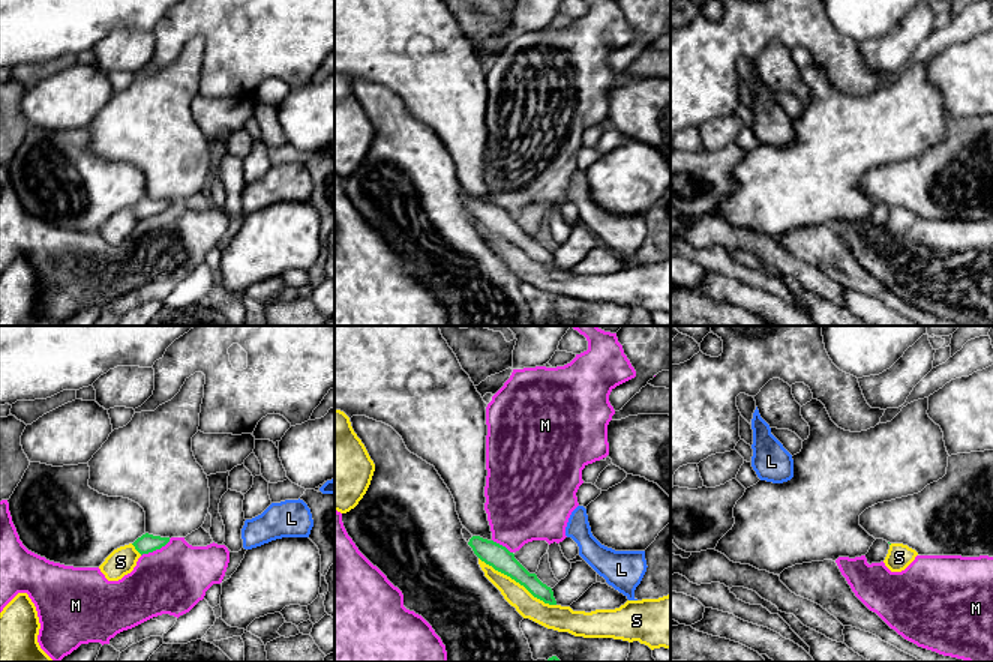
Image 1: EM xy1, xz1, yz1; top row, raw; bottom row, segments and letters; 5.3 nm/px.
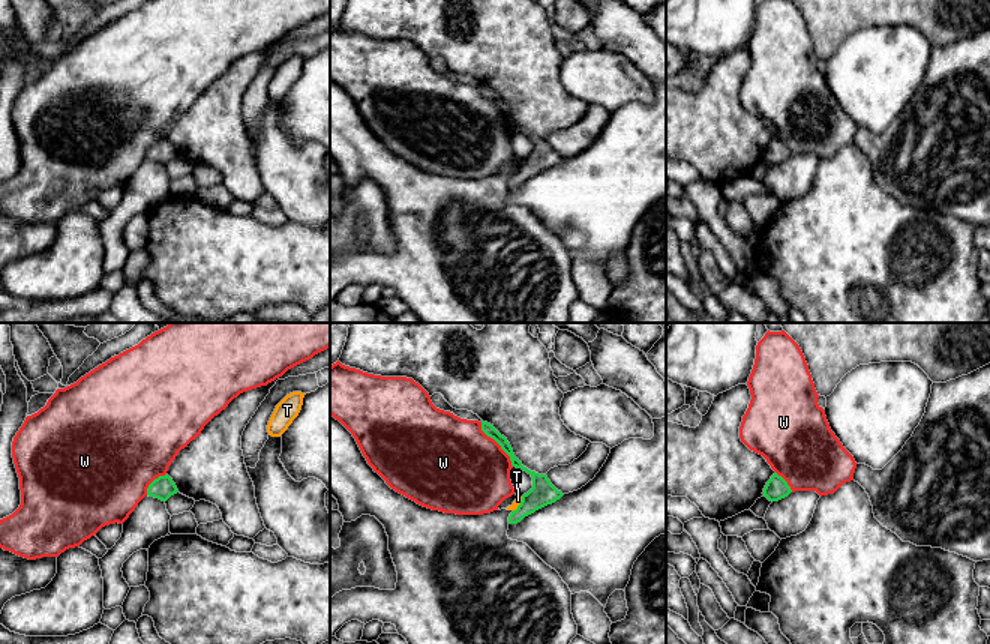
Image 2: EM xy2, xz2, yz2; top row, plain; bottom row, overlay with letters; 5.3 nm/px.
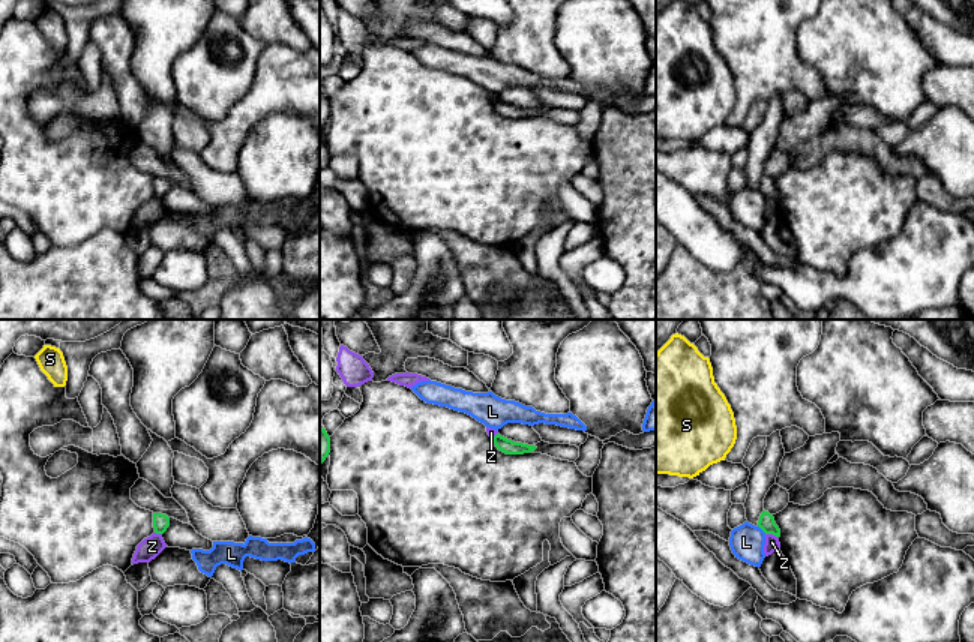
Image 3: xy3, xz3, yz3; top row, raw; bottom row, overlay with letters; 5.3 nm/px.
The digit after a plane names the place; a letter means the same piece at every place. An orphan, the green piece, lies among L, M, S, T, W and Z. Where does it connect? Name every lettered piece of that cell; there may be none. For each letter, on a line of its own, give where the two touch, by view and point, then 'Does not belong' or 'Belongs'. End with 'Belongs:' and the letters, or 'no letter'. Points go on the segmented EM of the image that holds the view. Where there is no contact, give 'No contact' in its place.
L: Touches green at yz3 (763, 530). Does not belong
M: Touches green at xy1 (155, 550). Does not belong
S: Touches green at xz1 (518, 581). Does not belong
T: Touches green at xz2 (519, 505). Does not belong
W: Touches green at xz2 (497, 442). Does not belong
Z: Touches green at yz3 (772, 533). Does not belong
Belongs: no letter

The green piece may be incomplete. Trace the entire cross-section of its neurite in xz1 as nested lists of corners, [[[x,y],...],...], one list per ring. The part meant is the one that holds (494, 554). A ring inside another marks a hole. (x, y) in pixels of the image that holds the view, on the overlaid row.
[[[465,527],[462,534],[482,561],[524,585],[534,597],[544,603],[556,605],[552,588],[543,584],[536,573],[530,573],[506,546],[472,536]]]

